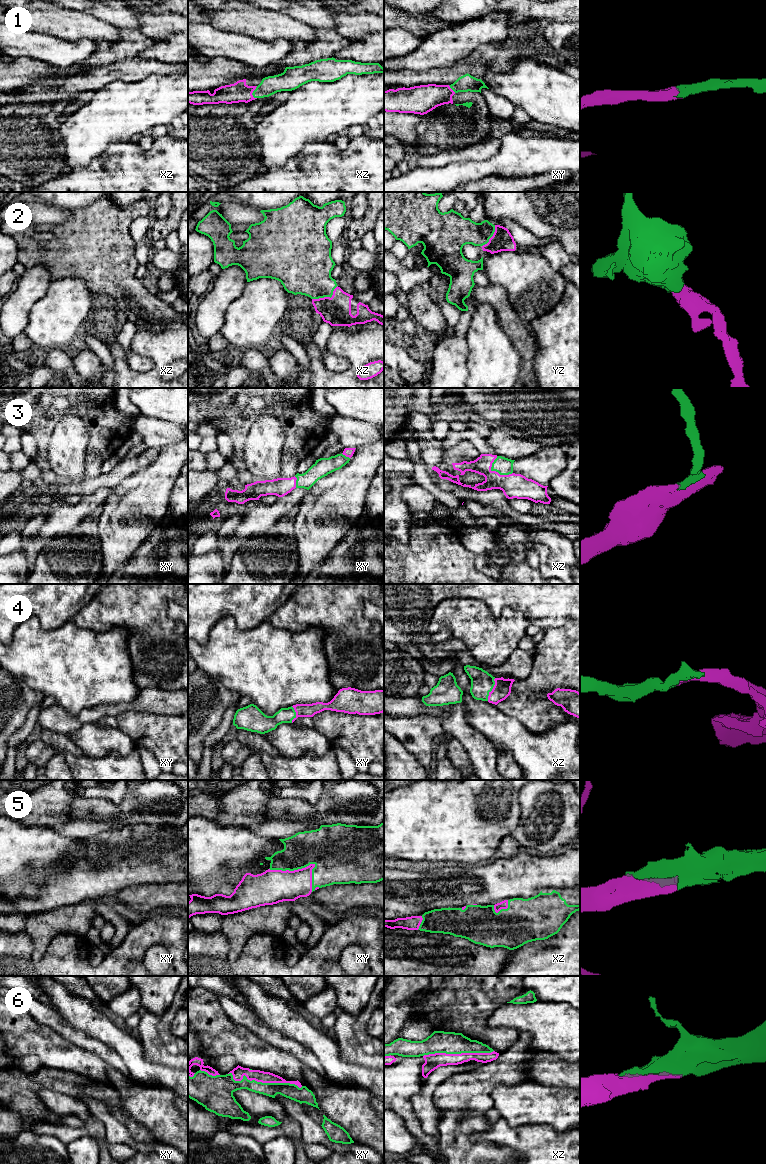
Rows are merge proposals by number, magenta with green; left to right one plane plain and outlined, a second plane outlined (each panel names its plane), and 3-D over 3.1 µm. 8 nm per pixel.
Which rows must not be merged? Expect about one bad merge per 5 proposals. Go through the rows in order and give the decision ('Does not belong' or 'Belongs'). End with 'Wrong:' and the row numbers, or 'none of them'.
1: Belongs
2: Belongs
3: Belongs
4: Belongs
5: Belongs
6: Belongs
Wrong: none of them

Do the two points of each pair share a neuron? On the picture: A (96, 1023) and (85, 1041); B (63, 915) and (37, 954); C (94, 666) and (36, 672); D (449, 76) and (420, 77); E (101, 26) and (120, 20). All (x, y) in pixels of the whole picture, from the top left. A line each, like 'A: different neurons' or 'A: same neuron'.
A: different neurons
B: same neuron
C: same neuron
D: same neuron
E: different neurons

